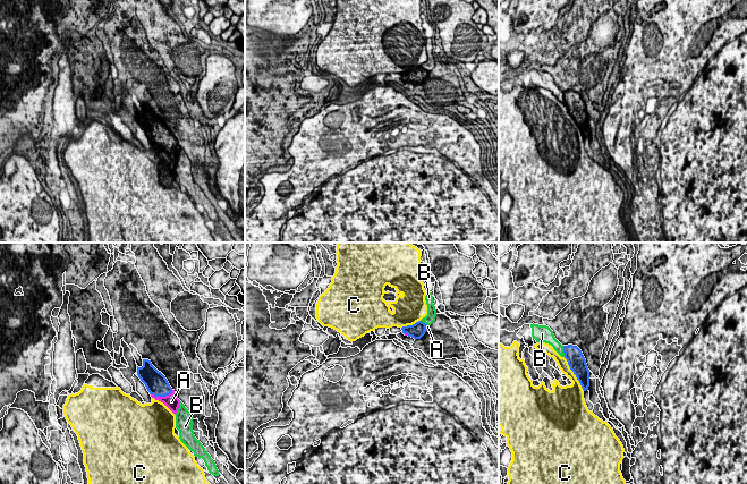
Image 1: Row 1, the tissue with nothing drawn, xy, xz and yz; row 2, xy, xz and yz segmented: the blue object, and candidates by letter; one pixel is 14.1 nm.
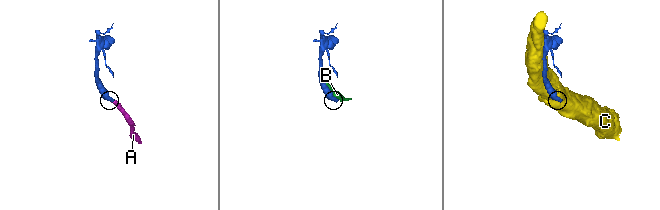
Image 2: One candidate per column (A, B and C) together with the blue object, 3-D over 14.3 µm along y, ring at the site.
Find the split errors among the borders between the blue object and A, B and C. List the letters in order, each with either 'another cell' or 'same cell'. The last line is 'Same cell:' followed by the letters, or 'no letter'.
A: same cell
B: another cell
C: another cell
Same cell: A

